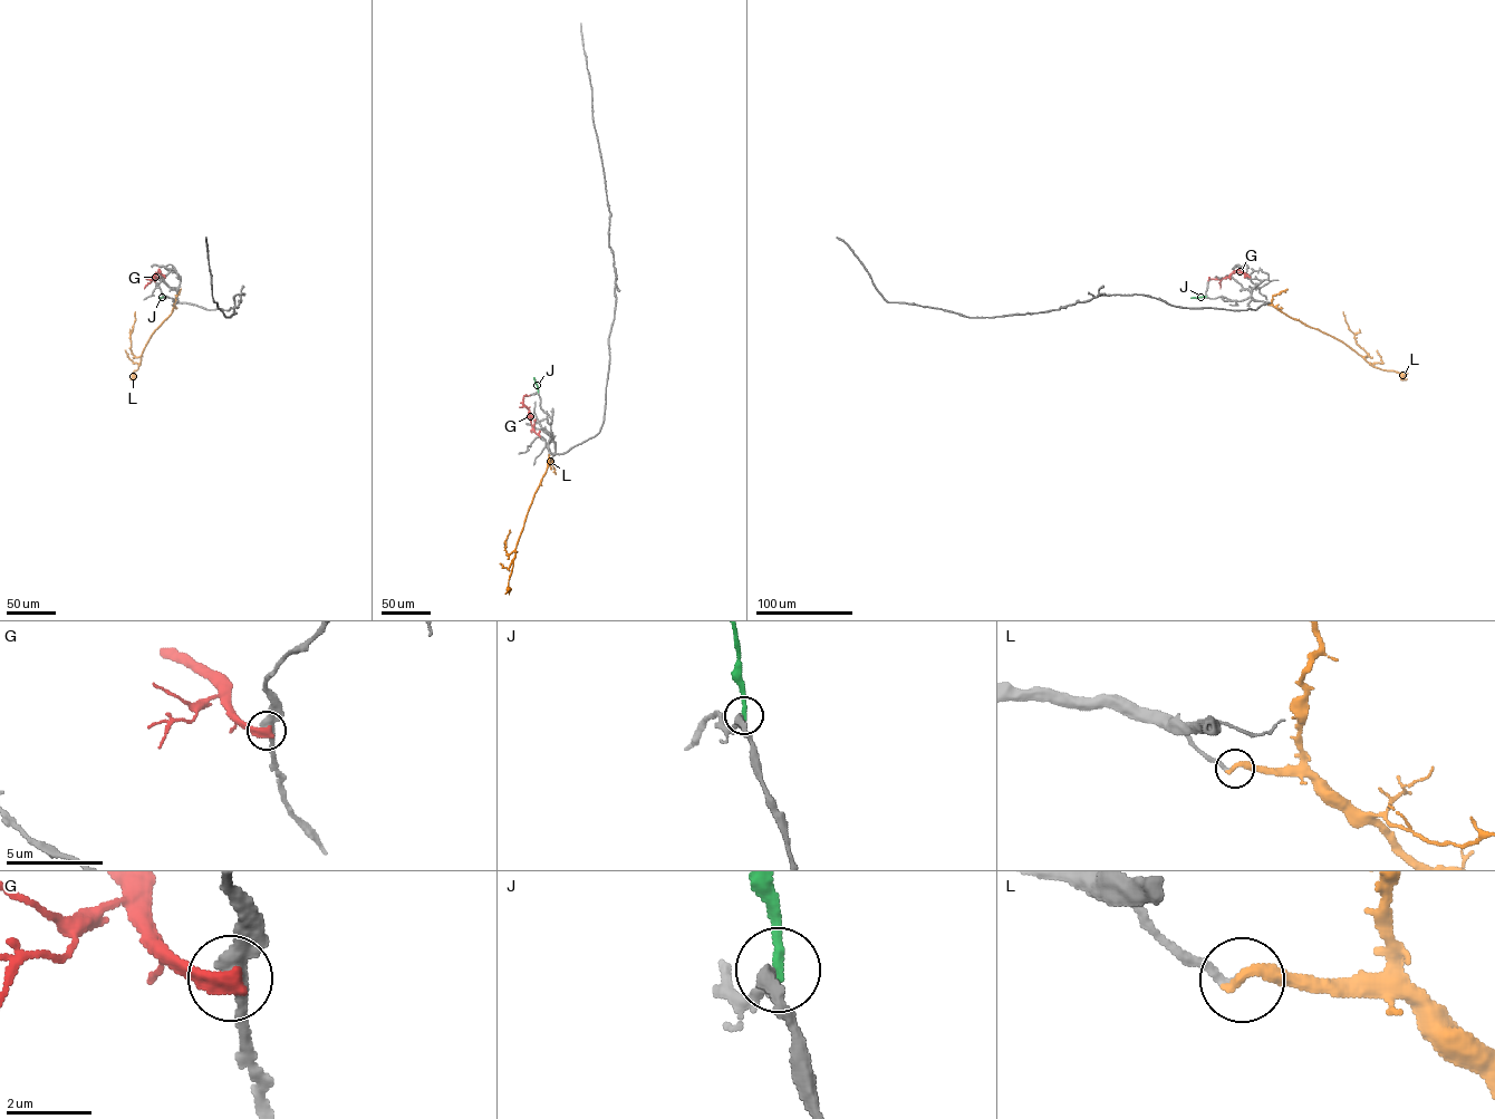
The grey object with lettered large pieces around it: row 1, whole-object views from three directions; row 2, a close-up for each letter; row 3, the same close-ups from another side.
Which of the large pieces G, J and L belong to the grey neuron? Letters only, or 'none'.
none

